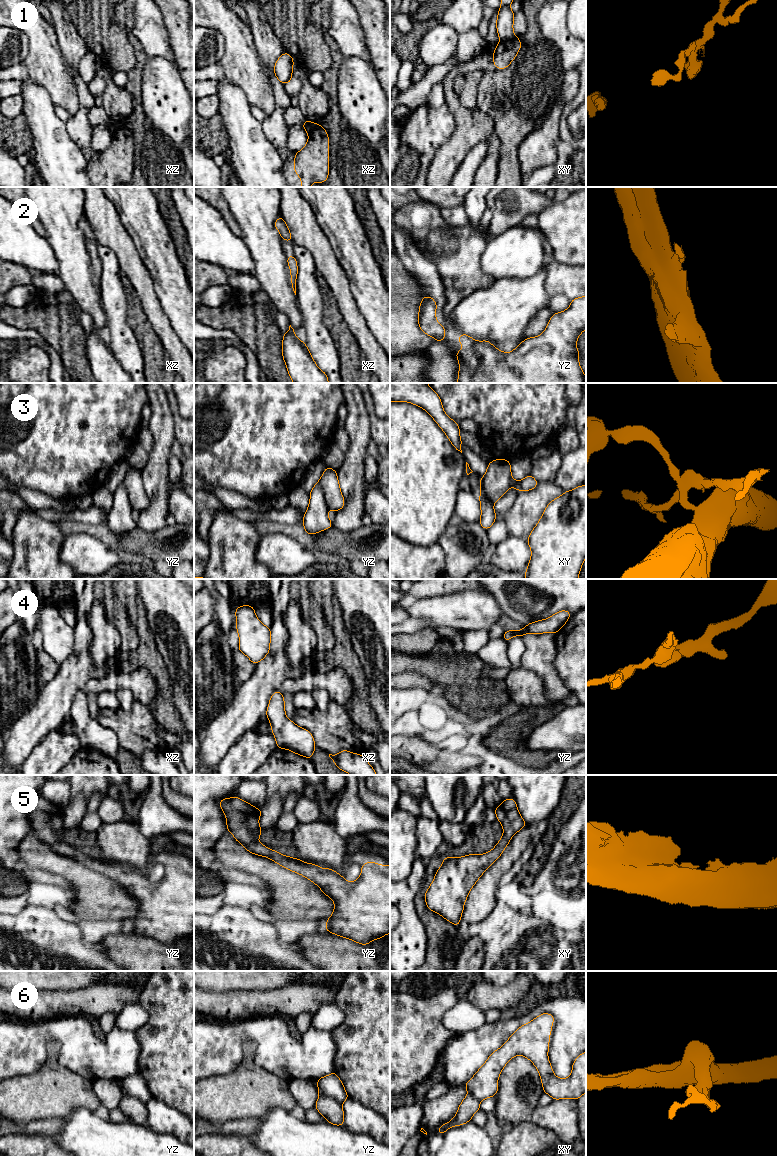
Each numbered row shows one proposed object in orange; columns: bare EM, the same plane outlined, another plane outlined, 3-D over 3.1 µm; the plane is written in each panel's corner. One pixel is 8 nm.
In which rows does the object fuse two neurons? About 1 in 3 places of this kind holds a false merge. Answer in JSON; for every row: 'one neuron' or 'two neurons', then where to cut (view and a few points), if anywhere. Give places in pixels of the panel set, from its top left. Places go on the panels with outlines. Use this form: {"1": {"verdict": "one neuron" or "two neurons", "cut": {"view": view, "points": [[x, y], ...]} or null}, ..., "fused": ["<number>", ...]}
{"1": {"verdict": "two neurons", "cut": {"view": "xy", "points": [[514, 36], [508, 40], [500, 41]]}}, "2": {"verdict": "one neuron", "cut": null}, "3": {"verdict": "two neurons", "cut": {"view": "yz", "points": [[318, 481], [329, 508]]}}, "4": {"verdict": "one neuron", "cut": null}, "5": {"verdict": "one neuron", "cut": null}, "6": {"verdict": "two neurons", "cut": {"view": "yz", "points": [[319, 1095], [330, 1097], [341, 1104]]}}, "fused": ["1", "3", "6"]}

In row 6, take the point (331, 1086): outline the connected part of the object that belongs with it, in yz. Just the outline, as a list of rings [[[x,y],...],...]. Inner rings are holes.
[[[333,1071],[331,1074],[316,1080],[319,1096],[329,1097],[342,1104],[349,1096],[338,1075]]]

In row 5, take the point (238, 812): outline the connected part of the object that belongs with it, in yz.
[[[233,796],[231,798],[221,799],[219,805],[226,817],[227,832],[233,834],[233,837],[238,841],[247,851],[252,854],[267,857],[280,866],[300,874],[316,884],[321,891],[334,901],[334,911],[332,915],[327,919],[325,929],[334,935],[341,936],[346,939],[350,939],[358,944],[368,945],[371,941],[382,938],[383,936],[390,933],[390,866],[381,865],[379,863],[374,863],[367,861],[365,864],[361,865],[361,875],[357,880],[348,882],[345,880],[344,876],[339,875],[335,870],[330,868],[320,868],[318,865],[313,863],[305,863],[300,859],[291,858],[288,854],[285,857],[283,854],[274,851],[265,845],[262,845],[258,839],[262,833],[262,829],[259,825],[259,818],[263,813],[262,810],[256,808],[250,803]]]

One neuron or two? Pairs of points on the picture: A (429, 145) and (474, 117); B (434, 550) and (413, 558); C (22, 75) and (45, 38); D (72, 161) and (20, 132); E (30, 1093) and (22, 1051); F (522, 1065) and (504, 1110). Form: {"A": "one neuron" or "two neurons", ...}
{"A": "two neurons", "B": "one neuron", "C": "two neurons", "D": "two neurons", "E": "two neurons", "F": "one neuron"}

